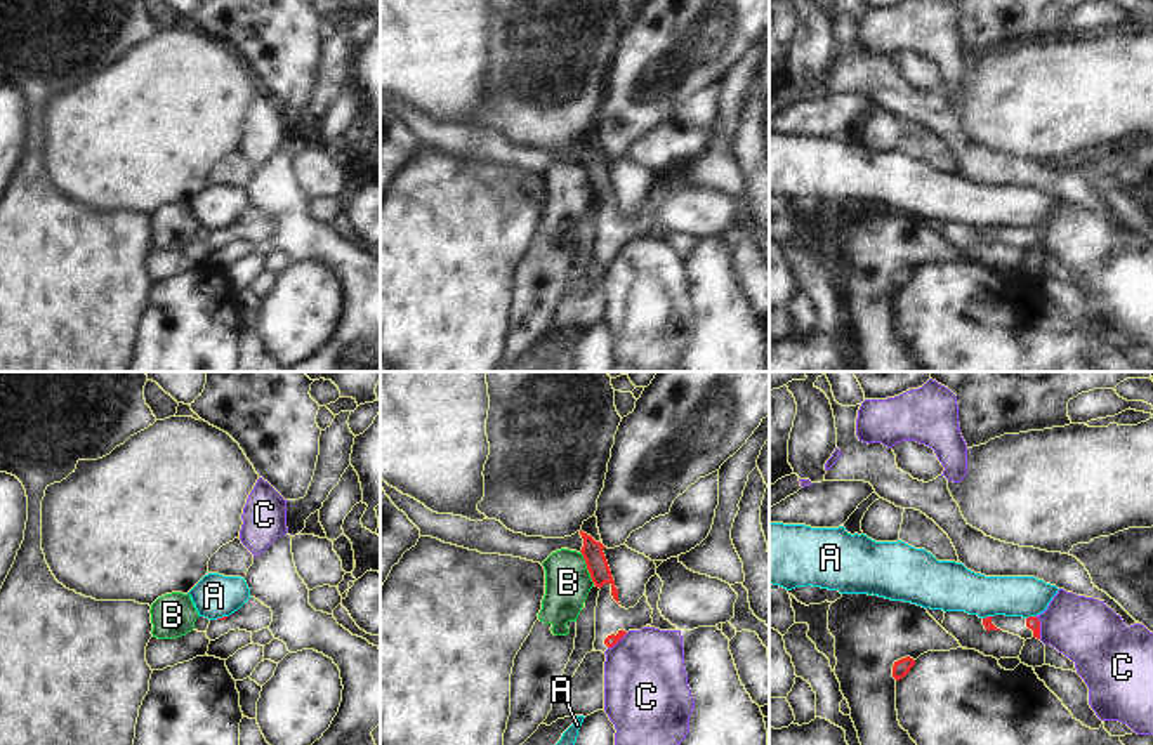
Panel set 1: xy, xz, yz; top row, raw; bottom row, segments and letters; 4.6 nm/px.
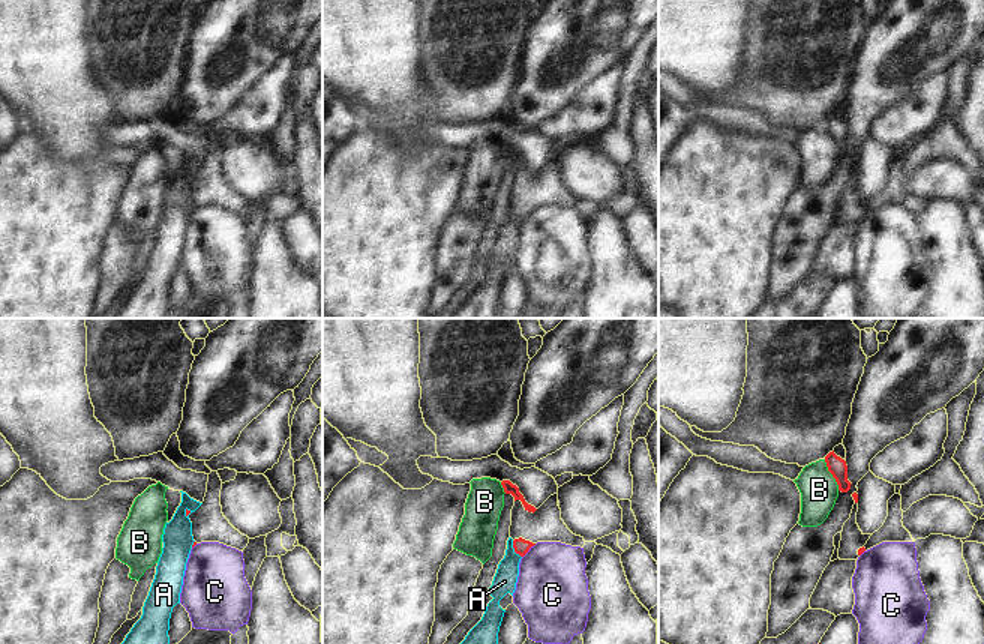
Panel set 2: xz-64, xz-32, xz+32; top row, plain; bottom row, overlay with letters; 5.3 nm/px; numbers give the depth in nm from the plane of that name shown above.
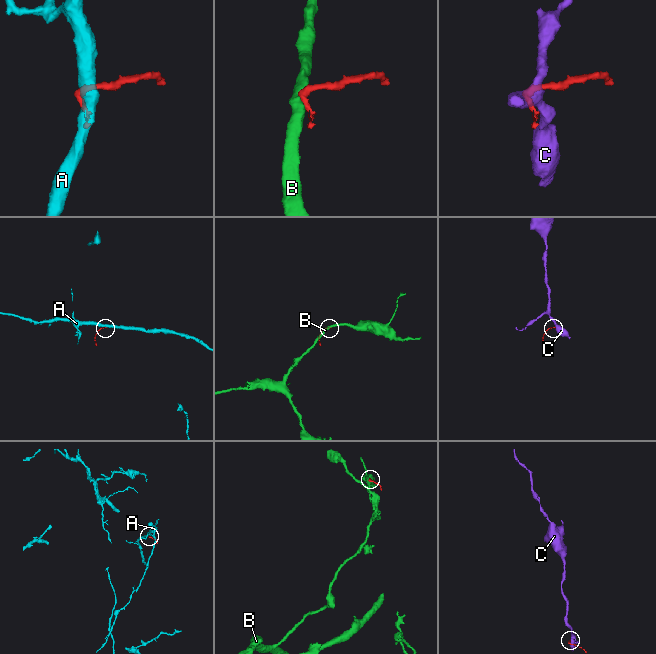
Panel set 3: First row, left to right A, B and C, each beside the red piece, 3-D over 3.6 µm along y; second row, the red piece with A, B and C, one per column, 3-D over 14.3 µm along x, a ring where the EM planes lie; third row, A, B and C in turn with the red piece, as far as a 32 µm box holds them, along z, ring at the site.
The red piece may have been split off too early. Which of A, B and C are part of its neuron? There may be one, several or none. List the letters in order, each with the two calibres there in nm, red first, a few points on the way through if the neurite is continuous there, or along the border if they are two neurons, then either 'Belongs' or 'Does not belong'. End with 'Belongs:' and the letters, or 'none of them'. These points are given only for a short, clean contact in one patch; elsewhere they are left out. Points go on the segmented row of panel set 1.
A: Thickness 60 nm (red) against 190 nm. Boundary: yz (1035, 615), (1027, 619). Does not belong
B: Thickness 100 nm (red) against 220 nm. Boundary: xz (580, 551), (594, 584). Does not belong
C: Thickness 60 nm (red) against 300 nm. Boundary: yz (1035, 617), (1040, 638). Does not belong
Belongs: none of them

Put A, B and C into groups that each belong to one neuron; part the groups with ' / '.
A / B / C

